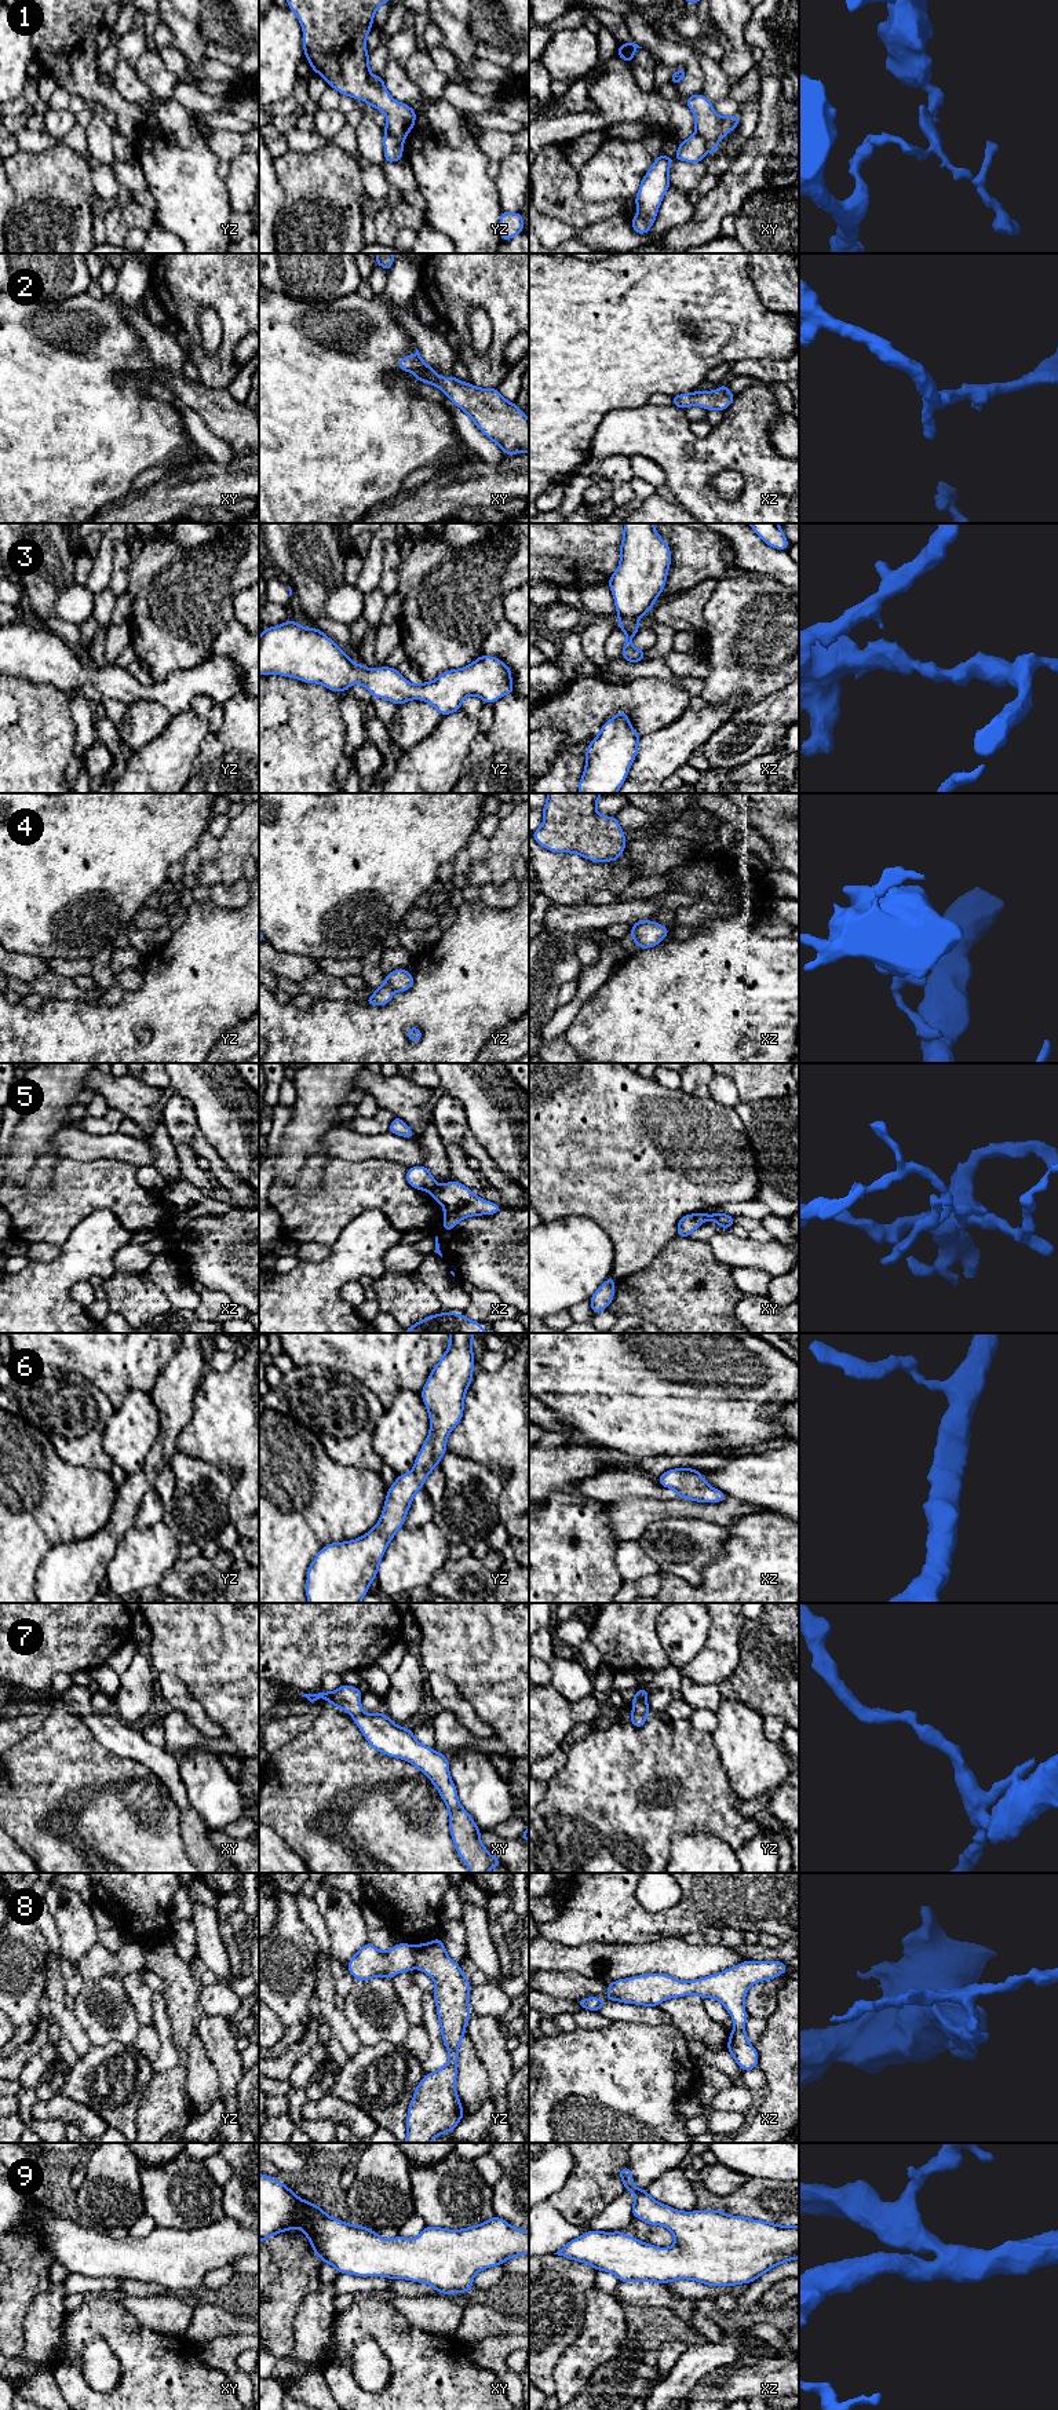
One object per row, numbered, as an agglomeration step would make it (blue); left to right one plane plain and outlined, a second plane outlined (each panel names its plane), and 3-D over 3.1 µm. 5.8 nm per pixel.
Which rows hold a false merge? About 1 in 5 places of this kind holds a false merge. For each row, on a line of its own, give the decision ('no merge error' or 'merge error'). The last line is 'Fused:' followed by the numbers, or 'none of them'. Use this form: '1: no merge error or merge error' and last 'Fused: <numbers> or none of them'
1: merge error
2: no merge error
3: no merge error
4: merge error
5: merge error
6: no merge error
7: no merge error
8: no merge error
9: no merge error
Fused: 1, 4, 5

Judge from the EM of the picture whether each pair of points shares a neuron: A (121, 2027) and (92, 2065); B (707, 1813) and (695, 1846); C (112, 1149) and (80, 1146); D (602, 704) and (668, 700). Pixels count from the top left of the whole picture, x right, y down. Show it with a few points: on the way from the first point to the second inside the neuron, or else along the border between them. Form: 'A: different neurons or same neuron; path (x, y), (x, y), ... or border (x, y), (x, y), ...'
A: different neurons; border (132, 2044), (109, 2041), (91, 2045)
B: different neurons; border (670, 1840), (674, 1835), (704, 1832), (729, 1847)
C: same neuron; path (104, 1146), (88, 1146)
D: same neuron; path (619, 700), (652, 700)

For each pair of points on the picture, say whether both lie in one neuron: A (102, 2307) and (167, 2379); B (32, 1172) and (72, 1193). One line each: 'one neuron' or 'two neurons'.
A: one neuron
B: two neurons

